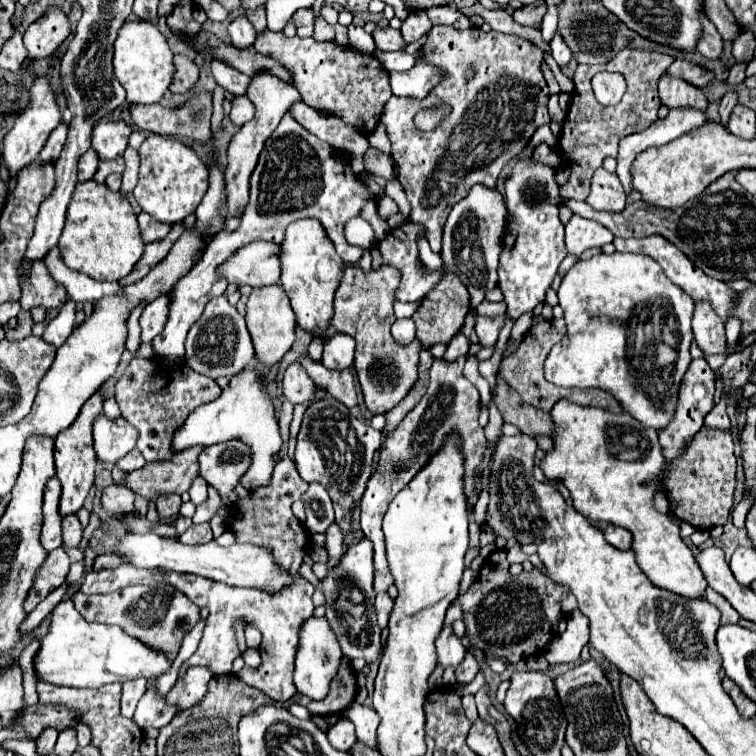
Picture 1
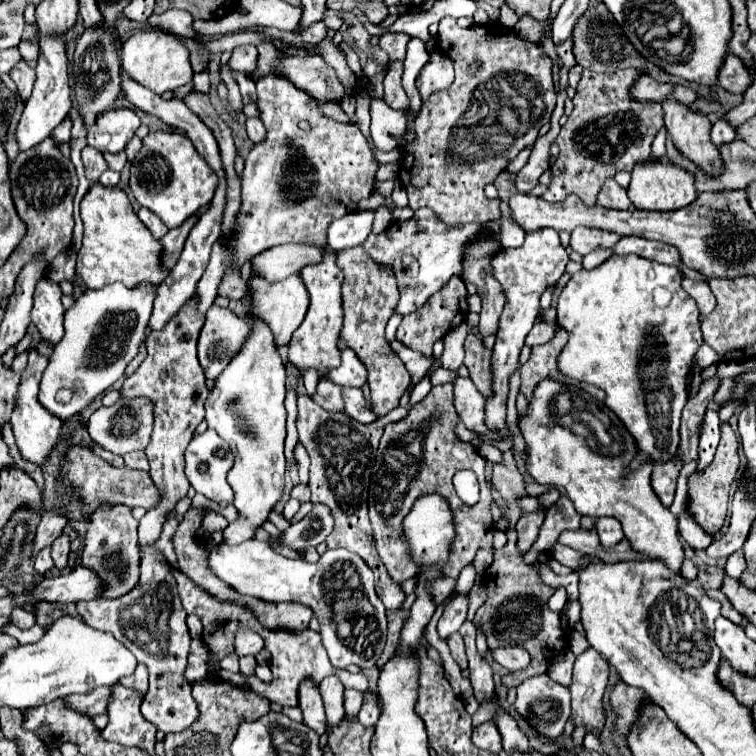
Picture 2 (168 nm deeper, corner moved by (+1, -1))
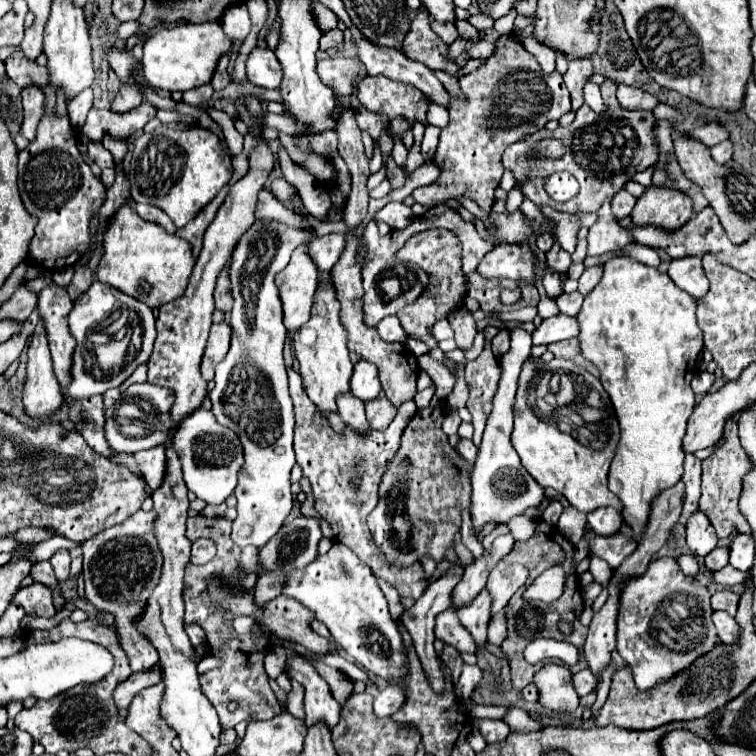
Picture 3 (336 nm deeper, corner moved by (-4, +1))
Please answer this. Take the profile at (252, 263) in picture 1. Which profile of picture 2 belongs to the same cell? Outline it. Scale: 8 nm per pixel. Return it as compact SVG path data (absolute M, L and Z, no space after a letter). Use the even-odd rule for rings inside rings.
M281 244L267 252L261 252L251 264L259 274L271 282L285 280L289 274L299 272L309 264L319 264L325 248L313 244Z

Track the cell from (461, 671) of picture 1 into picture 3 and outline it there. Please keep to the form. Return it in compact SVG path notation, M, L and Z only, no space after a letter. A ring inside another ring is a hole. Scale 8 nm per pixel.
M446 610L444 614L438 614L434 632L436 638L440 638L446 644L452 644L458 652L468 652L468 654L476 652L472 636L468 634L468 630L464 630L464 626L460 626L454 610Z

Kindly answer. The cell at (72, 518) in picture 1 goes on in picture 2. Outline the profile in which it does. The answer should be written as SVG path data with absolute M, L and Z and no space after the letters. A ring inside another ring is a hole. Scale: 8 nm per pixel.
M63 534L59 536L53 546L51 546L51 558L53 558L53 566L57 570L63 570L67 566L67 556L69 556L69 538Z

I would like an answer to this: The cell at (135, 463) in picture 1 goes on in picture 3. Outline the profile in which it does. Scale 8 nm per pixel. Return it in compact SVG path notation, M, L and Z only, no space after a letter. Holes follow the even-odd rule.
M156 446L150 450L142 450L134 454L138 470L142 478L148 482L152 490L156 490L162 484L164 468L166 468L166 456L164 456L164 446Z

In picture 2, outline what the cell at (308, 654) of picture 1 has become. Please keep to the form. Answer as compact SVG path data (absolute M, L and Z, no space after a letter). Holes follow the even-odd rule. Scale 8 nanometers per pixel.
M303 684L303 688L299 688L299 706L303 710L303 724L317 732L317 736L323 736L327 732L327 718L319 688Z

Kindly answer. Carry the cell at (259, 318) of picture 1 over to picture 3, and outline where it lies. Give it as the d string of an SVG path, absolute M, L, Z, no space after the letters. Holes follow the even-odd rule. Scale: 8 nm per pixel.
M298 246L290 264L276 274L276 286L284 310L284 326L288 332L296 332L310 318L314 292L318 286L318 268L306 254L306 246Z

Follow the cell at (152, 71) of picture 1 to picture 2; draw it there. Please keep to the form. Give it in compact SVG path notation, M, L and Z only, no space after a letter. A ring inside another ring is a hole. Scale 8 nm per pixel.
M141 30L133 34L125 44L123 44L123 68L145 88L153 90L155 94L165 94L169 90L175 90L183 84L189 84L193 80L193 68L189 62L189 50L183 44L181 38L171 36L161 30Z

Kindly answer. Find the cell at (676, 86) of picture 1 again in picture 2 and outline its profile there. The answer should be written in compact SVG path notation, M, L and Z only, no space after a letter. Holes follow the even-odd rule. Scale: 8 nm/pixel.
M663 102L665 128L673 138L675 148L697 164L707 176L719 176L723 172L723 160L715 144L709 140L711 124L705 114L691 112L685 104Z

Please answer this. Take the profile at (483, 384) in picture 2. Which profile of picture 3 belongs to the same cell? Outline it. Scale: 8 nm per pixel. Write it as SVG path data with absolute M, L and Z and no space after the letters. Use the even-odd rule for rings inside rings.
M460 304L456 308L456 316L450 322L452 322L452 328L456 332L456 338L454 338L456 346L460 350L470 350L474 336L476 336L476 322L474 322L472 314L466 310L464 304Z

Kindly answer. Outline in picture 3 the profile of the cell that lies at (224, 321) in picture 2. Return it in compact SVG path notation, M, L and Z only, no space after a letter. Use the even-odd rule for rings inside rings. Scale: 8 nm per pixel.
M226 322L214 324L210 328L210 338L208 338L208 344L206 344L204 358L202 358L204 380L214 380L214 368L224 360L224 354L228 352L230 336L232 336L232 328Z

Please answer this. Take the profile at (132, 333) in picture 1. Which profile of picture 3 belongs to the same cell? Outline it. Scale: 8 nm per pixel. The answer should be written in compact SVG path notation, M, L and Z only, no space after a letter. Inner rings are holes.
M140 364L134 372L132 372L132 376L130 378L126 378L124 382L122 382L122 386L120 386L120 390L124 392L130 384L134 384L134 382L146 382L146 364Z

